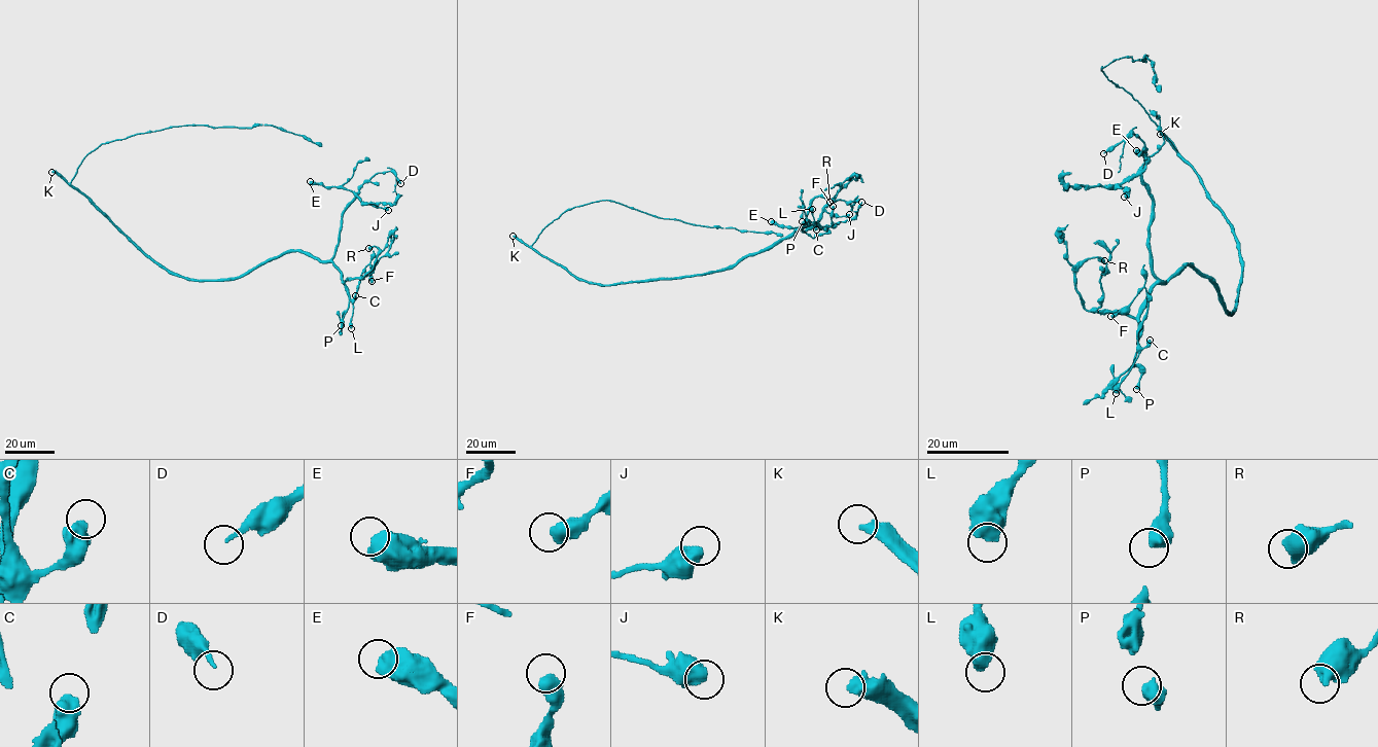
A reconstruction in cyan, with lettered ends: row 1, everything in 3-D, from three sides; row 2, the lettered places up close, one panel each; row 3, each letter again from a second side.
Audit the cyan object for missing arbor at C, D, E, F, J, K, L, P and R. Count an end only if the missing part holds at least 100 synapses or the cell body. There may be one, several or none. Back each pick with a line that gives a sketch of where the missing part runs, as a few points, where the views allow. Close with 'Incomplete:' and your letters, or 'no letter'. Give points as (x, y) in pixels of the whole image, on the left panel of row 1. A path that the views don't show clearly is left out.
Incomplete: K

